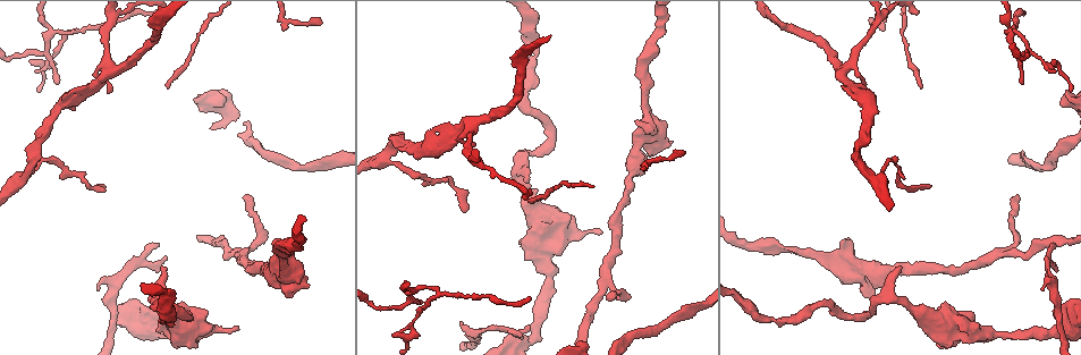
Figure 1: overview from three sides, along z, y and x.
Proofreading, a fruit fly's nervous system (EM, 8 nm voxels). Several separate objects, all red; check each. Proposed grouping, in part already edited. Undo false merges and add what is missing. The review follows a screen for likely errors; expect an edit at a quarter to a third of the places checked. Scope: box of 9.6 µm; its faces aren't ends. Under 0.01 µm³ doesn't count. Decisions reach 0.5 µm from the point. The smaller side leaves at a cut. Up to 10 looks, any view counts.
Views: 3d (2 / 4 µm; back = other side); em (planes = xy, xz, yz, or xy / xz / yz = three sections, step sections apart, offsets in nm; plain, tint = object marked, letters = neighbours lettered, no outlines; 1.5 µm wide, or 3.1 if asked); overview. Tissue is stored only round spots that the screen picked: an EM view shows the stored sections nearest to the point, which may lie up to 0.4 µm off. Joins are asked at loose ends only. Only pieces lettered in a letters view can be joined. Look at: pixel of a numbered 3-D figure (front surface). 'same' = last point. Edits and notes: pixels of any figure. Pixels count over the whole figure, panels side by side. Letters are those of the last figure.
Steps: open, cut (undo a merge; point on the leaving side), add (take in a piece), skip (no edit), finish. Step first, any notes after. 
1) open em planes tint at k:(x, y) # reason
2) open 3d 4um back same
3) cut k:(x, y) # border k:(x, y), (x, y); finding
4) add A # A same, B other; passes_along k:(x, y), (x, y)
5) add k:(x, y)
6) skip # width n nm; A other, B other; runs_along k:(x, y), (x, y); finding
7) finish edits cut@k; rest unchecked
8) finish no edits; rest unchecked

open em 3.1um planes letters at 1:(168, 89) # free end

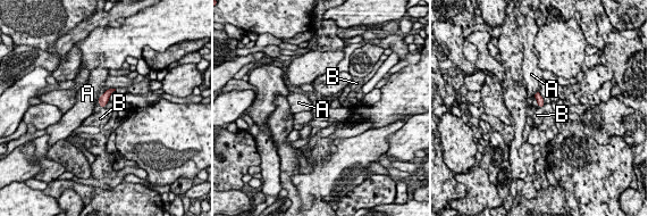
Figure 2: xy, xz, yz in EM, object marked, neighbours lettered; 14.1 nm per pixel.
add B # A other, B same; it goes on there

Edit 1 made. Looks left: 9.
open overview # see it whole again

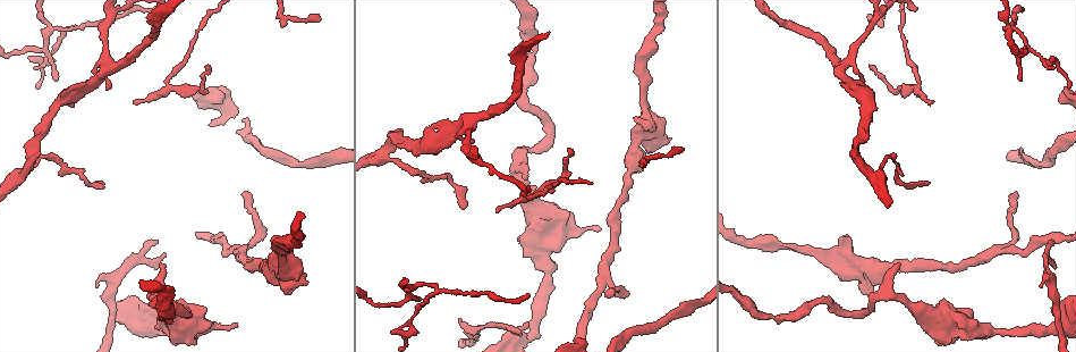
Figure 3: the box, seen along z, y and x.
open em planes tint at 3:(96, 287) # free end

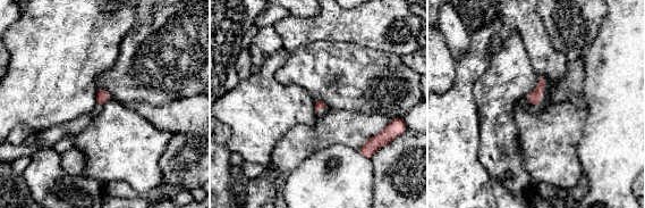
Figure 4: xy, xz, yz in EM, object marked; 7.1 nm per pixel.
open em planes letters same # see the neighbours

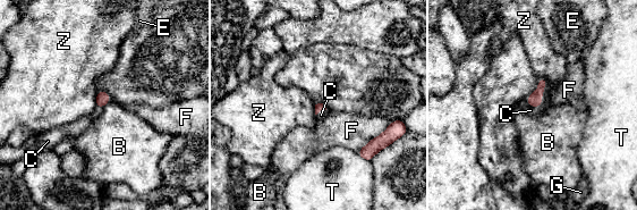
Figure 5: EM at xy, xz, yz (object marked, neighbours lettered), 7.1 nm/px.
add C # B other, C same, E other, F other, G other, T other, Z other; passes_along 5:(535, 100), (541, 98), (531, 110); the neuron continues

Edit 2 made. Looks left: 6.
open em planes letters at 3:(158, 324) # thick end

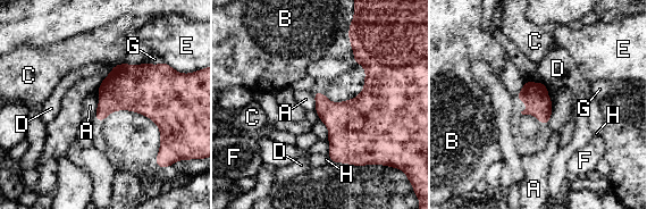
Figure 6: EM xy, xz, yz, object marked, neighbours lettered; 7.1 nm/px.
skip # longest_contact B 190 nm; A other, B other, C other, D other, E other, F other, G other, H other; border 6:(312, 94), (316, 106); none of them fits

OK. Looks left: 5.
open em planes plain at 3:(899, 265) # an open end

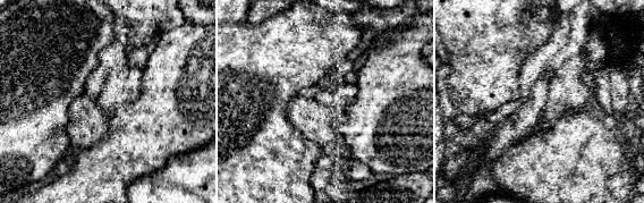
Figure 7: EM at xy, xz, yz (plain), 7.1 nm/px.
open em planes letters same # see the neighbours

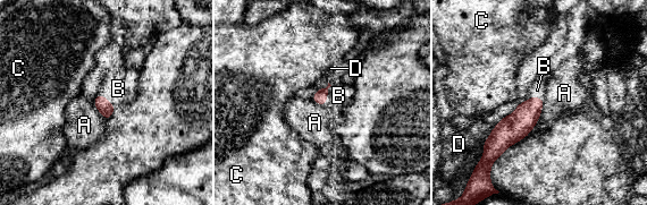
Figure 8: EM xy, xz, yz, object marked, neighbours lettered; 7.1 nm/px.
add B # A other, B same, C other, D other; it goes on there

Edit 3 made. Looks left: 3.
open em planes letters at 3:(520, 332) # thin end

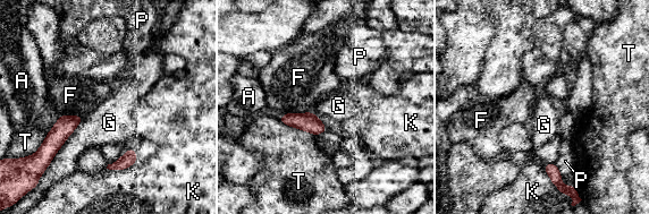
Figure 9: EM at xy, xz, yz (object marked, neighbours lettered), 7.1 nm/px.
skip # A other, F other, G other, K other, P other, T other; border 9:(277, 119), (314, 136); none of them fits

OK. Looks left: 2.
finish edits add@2, add@5, add@8; rest unchecked

